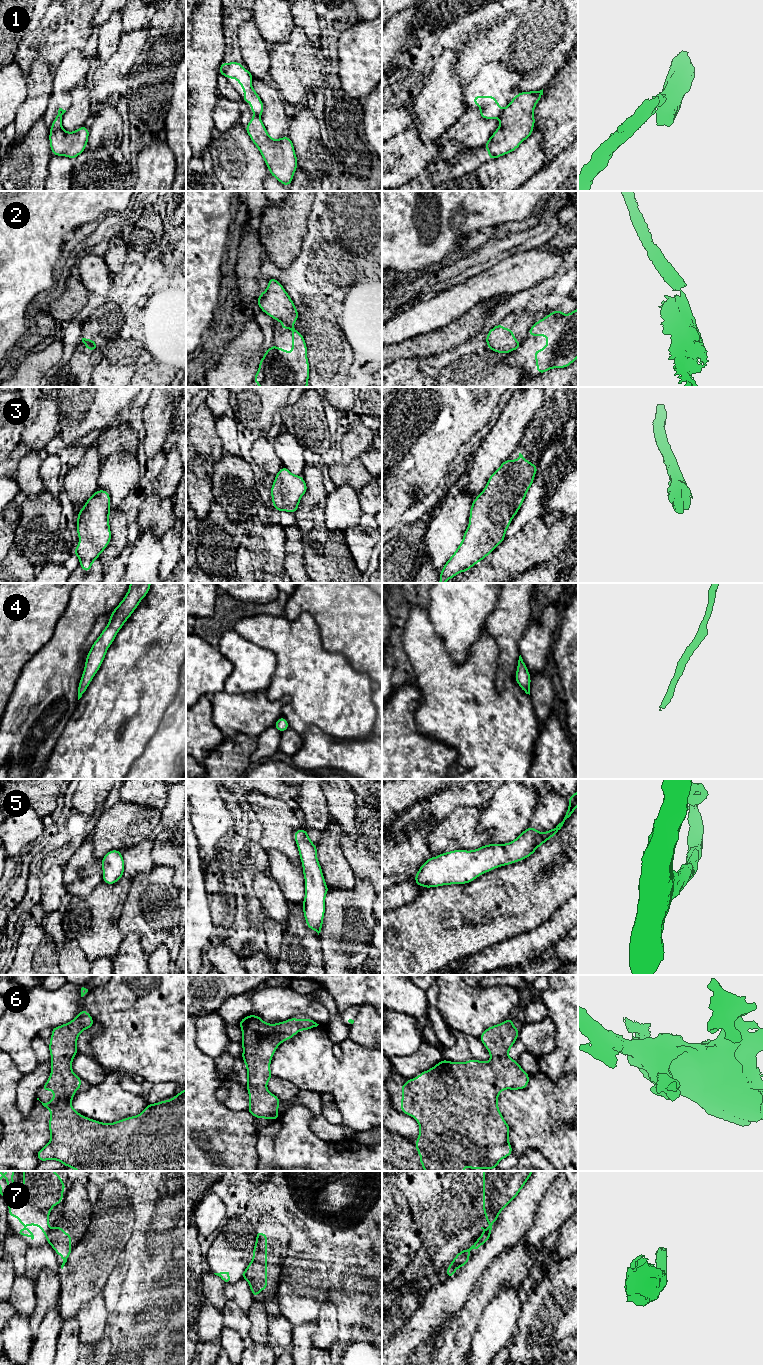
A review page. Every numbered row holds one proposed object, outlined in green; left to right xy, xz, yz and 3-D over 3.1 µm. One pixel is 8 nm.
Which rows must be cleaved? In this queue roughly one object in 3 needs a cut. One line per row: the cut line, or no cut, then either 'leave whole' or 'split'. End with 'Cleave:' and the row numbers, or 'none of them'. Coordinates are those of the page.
1: yz (503, 110), (499, 117) | split
2: xy (85, 342), (97, 348) | split
3: no cut | leave whole
4: no cut | leave whole
5: no cut | leave whole
6: no cut | leave whole
7: xy (50, 1230), (46, 1236) | split
Cleave: 1, 2, 7

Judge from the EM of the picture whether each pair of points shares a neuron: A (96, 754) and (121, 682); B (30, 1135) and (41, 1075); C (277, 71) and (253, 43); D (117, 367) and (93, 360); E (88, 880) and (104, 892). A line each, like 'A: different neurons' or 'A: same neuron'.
A: same neuron
B: different neurons
C: different neurons
D: different neurons
E: different neurons

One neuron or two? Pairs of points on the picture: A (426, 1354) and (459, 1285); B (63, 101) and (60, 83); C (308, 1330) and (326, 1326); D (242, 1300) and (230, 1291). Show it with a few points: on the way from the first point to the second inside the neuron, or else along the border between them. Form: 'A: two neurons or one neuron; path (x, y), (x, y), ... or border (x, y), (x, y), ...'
A: two neurons; border (443, 1330), (436, 1329), (432, 1341), (420, 1344)
B: one neuron; path (62, 97), (59, 91), (60, 87)
C: two neurons; border (313, 1322), (316, 1332), (311, 1338), (312, 1346)
D: one neuron; path (239, 1297), (233, 1291)

